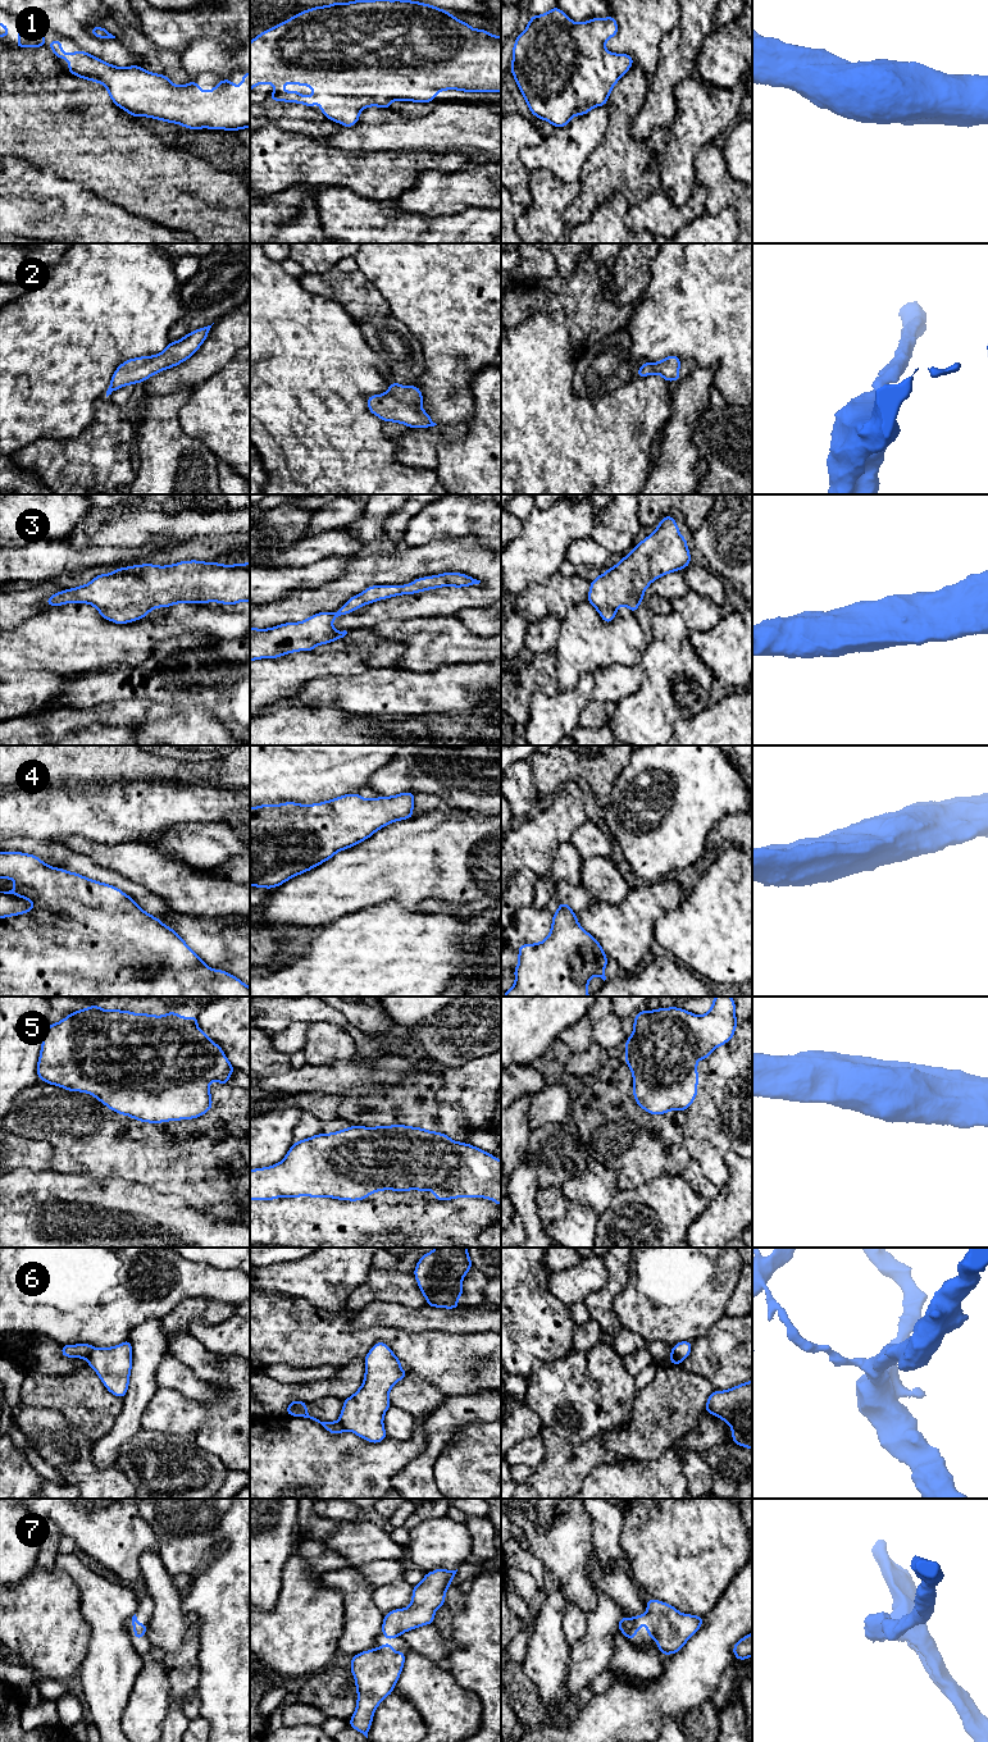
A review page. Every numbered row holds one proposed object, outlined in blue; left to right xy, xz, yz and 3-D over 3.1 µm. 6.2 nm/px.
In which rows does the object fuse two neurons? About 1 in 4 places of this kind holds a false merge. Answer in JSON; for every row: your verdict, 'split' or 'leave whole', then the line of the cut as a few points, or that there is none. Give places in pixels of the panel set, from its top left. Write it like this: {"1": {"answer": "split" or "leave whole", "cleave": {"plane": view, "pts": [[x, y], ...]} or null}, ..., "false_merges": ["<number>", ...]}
{"1": {"answer": "leave whole", "cleave": null}, "2": {"answer": "leave whole", "cleave": null}, "3": {"answer": "leave whole", "cleave": null}, "4": {"answer": "leave whole", "cleave": null}, "5": {"answer": "leave whole", "cleave": null}, "6": {"answer": "split", "cleave": {"plane": "xy", "pts": [[94, 1348], [86, 1359]]}}, "7": {"answer": "leave whole", "cleave": null}, "false_merges": ["6"]}

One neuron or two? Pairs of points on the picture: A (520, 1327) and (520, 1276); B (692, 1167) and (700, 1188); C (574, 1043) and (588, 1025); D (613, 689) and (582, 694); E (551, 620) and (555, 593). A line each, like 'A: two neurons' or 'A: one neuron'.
A: one neuron
B: one neuron
C: one neuron
D: two neurons
E: two neurons

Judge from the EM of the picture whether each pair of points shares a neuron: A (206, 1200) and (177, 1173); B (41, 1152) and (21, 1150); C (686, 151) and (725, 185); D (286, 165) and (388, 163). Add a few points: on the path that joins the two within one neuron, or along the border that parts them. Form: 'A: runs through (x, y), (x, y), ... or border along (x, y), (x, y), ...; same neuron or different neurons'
A: runs through (197, 1195), (189, 1191), (180, 1182); same neuron
B: runs through (36, 1152), (26, 1152); same neuron
C: border along (713, 141), (704, 145), (696, 155), (696, 182); different neurons
D: runs through (312, 162), (315, 164), (363, 164); same neuron

